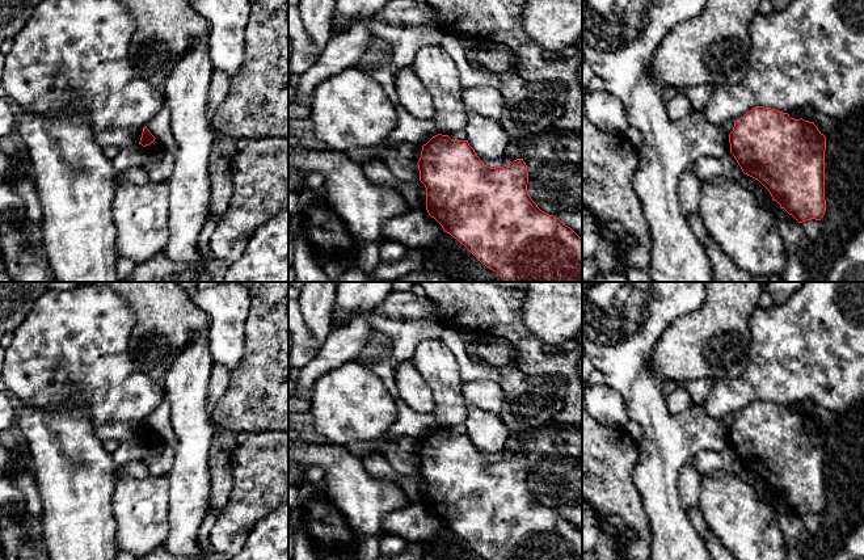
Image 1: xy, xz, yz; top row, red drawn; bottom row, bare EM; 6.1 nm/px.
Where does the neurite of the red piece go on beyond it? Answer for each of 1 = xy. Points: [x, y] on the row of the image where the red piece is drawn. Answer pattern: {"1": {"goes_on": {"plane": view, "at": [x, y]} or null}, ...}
{"1": {"goes_on": null}}

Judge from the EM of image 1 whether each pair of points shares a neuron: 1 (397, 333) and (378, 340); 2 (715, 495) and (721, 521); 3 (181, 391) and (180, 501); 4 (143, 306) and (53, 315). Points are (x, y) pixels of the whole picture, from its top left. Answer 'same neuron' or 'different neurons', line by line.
1: different neurons
2: same neuron
3: same neuron
4: different neurons

